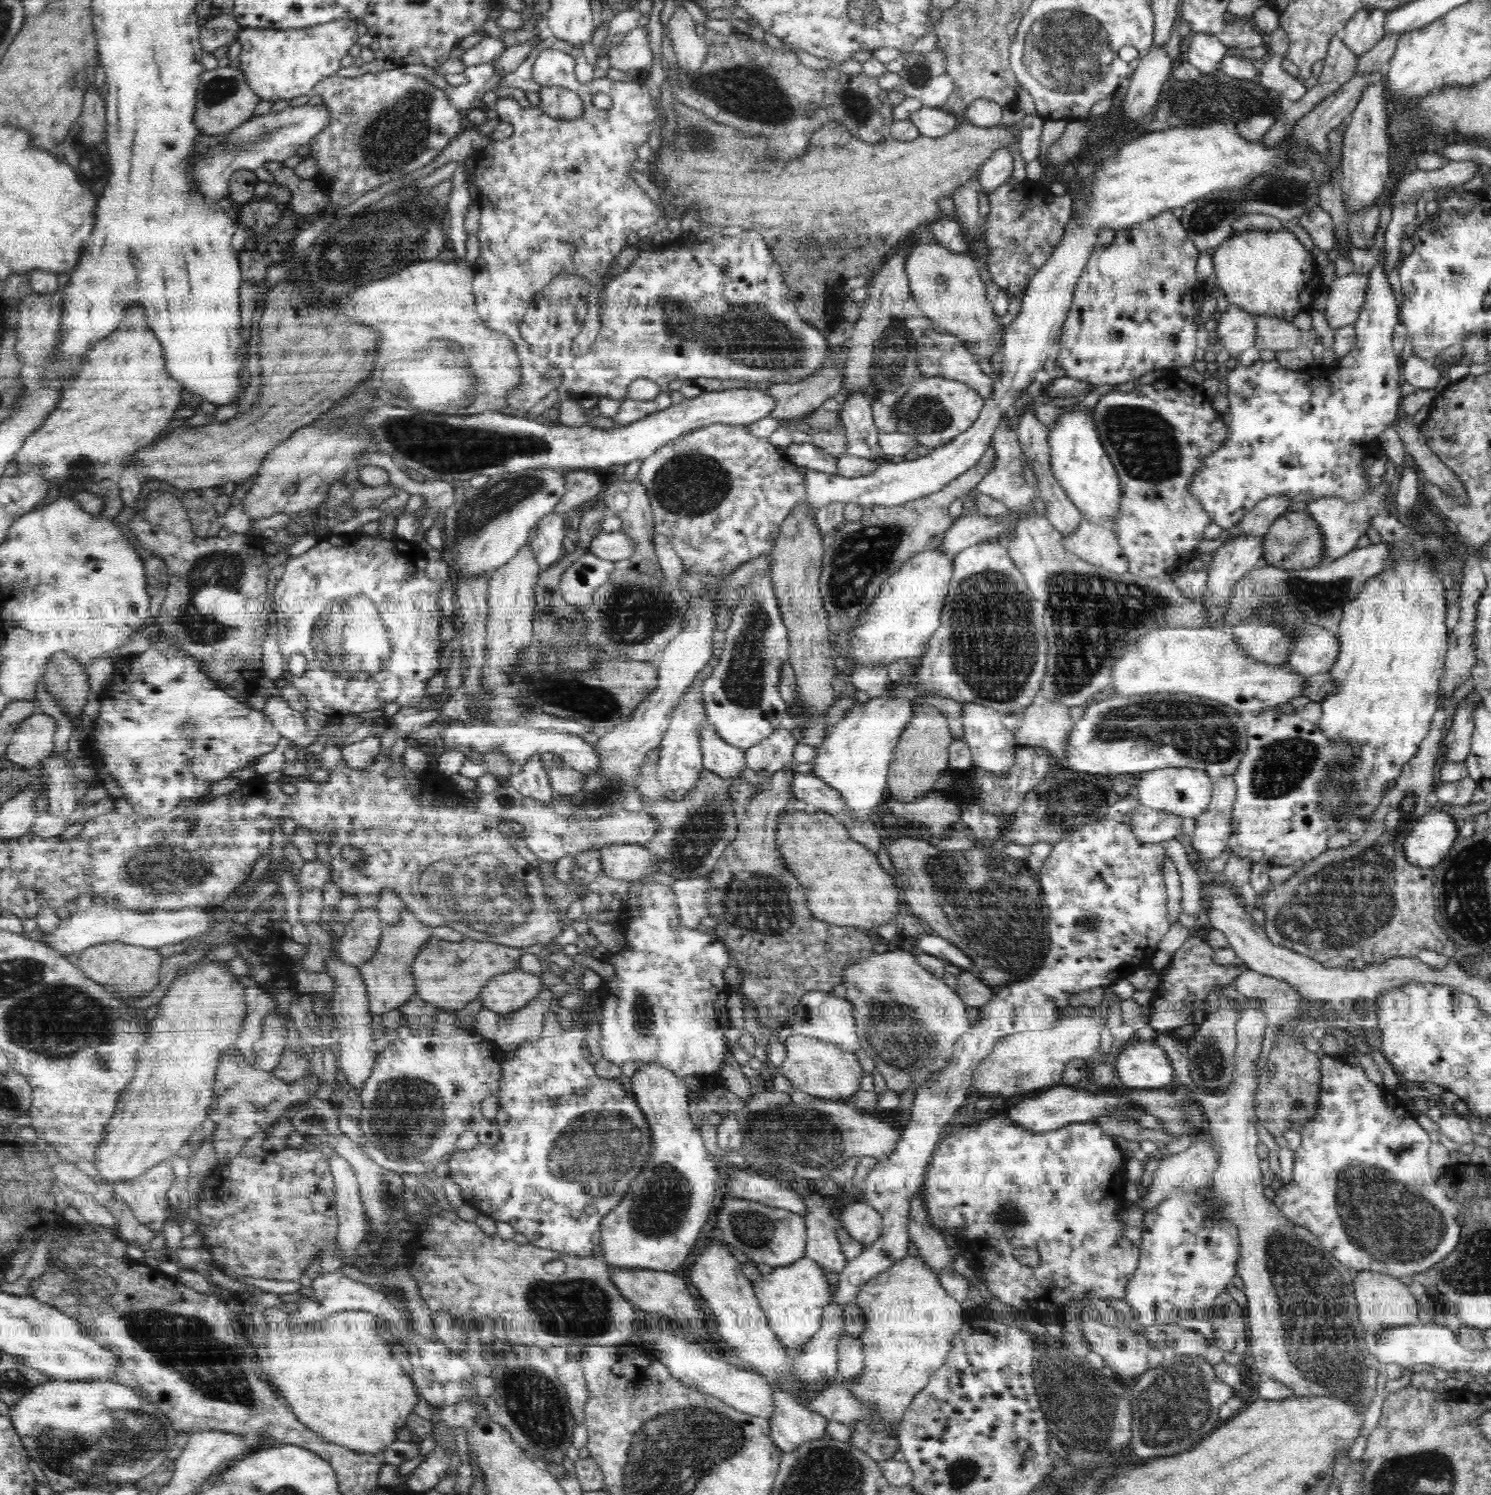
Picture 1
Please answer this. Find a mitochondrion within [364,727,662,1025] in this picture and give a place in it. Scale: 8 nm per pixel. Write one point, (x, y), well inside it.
(488, 891)

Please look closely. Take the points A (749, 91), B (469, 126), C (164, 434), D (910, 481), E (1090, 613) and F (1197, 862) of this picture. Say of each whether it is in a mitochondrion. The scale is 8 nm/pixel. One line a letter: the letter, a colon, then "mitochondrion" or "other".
A: mitochondrion
B: other
C: other
D: other
E: mitochondrion
F: other

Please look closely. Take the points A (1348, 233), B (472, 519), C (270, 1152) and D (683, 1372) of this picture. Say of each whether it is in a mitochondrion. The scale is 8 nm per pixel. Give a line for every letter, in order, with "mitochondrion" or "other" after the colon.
A: other
B: mitochondrion
C: other
D: other

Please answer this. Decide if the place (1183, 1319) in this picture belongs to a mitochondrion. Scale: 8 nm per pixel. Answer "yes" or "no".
no

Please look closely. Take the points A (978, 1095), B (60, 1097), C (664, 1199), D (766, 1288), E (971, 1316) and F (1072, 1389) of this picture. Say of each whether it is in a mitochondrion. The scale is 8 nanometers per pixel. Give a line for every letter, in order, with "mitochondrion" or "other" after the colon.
A: other
B: other
C: mitochondrion
D: other
E: other
F: mitochondrion

